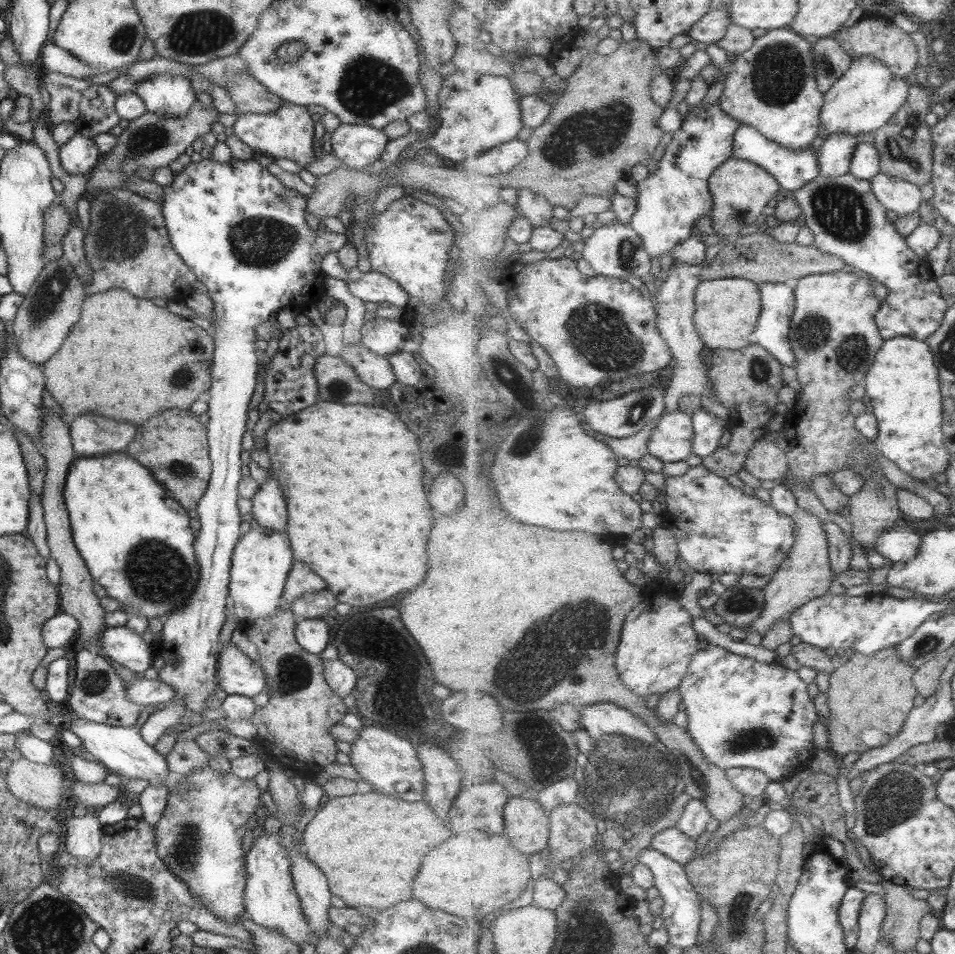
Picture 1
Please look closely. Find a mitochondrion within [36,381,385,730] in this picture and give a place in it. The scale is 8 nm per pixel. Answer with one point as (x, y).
(175, 577)

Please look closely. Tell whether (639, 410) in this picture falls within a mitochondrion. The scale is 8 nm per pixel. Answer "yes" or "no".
yes

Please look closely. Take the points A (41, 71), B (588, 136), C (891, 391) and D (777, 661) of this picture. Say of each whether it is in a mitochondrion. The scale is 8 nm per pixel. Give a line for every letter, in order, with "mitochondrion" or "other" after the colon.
A: other
B: mitochondrion
C: other
D: other

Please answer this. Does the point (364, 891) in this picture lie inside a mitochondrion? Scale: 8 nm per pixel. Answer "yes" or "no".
no

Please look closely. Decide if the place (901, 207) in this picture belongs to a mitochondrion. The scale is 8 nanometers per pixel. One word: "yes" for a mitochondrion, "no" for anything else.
no

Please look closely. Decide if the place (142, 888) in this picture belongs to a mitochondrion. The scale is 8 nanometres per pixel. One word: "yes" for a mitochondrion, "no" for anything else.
yes

